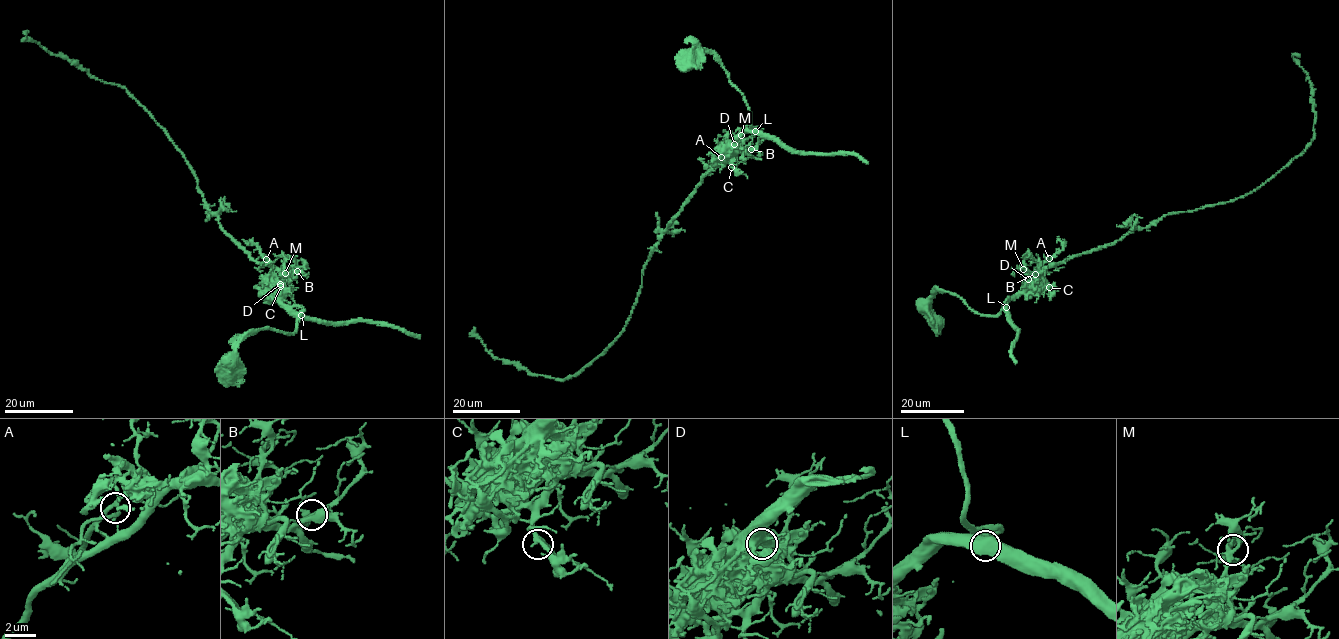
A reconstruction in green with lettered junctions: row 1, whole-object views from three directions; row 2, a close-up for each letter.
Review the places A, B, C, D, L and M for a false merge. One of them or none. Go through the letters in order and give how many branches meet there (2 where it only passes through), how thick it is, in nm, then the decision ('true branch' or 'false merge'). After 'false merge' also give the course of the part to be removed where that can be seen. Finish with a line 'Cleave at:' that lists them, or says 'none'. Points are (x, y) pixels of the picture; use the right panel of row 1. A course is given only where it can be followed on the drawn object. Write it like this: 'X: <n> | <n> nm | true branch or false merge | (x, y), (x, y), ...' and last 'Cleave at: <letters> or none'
A: 3 | 240 nm | true branch
B: 4 | 240 nm | true branch
C: 3 | 240 nm | true branch
D: 2 | 260 nm | false merge | (1028, 280), (1168, 214), (1243, 197), (1299, 156), (1313, 138), (1315, 113), (1312, 84), (1292, 56), (1300, 55)
L: 3 | 460 nm | true branch
M: 5 | 280 nm | true branch
Cleave at: D

